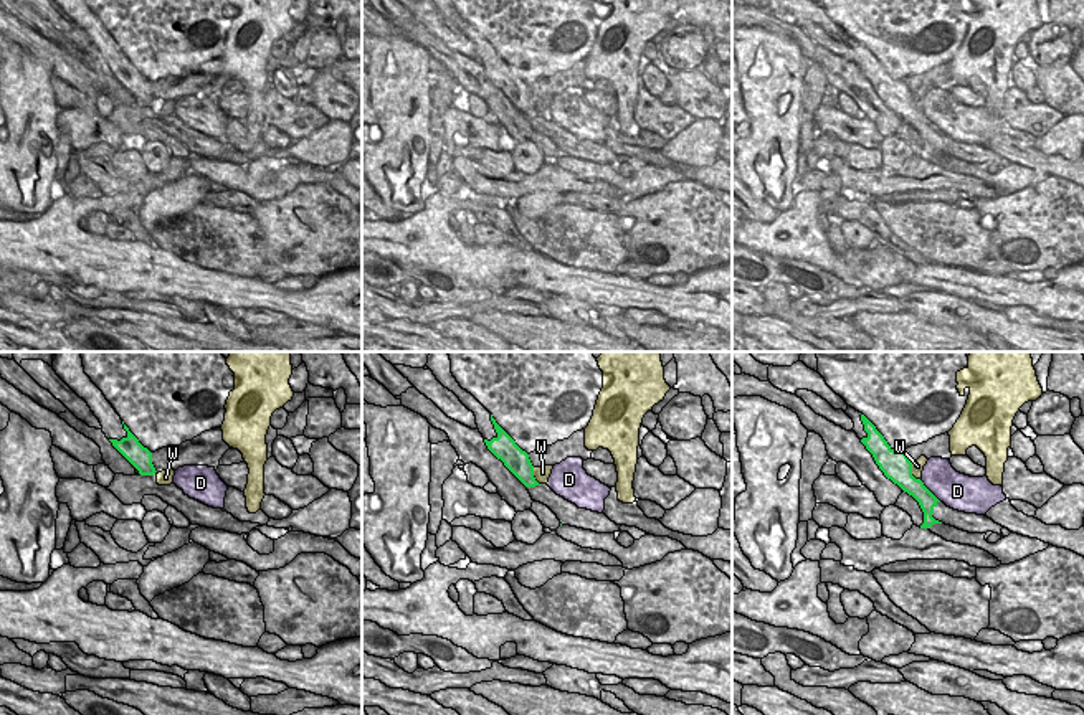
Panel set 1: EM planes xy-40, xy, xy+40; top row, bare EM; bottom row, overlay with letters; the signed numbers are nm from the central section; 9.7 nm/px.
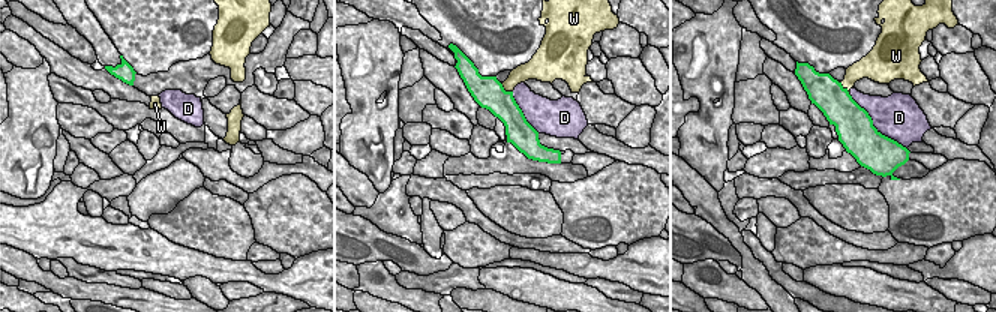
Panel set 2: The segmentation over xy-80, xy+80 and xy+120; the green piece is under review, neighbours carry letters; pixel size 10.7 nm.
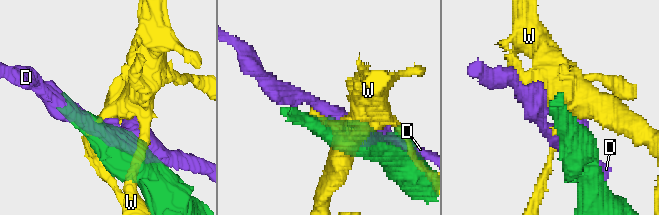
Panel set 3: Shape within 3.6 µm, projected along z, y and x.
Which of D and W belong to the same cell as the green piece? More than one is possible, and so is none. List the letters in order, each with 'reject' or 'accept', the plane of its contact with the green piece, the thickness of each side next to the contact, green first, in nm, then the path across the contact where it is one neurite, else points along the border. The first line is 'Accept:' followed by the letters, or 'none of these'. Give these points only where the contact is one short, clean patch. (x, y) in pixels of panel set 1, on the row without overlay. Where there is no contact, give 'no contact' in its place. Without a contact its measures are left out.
Accept: none of these
D: reject; contact in xy+40; calibres 180 and 340 nm
W: reject; contact in xy+40; calibres 280 and 120 nm; border xy+40 (911, 93), (911, 103), (921, 111)

